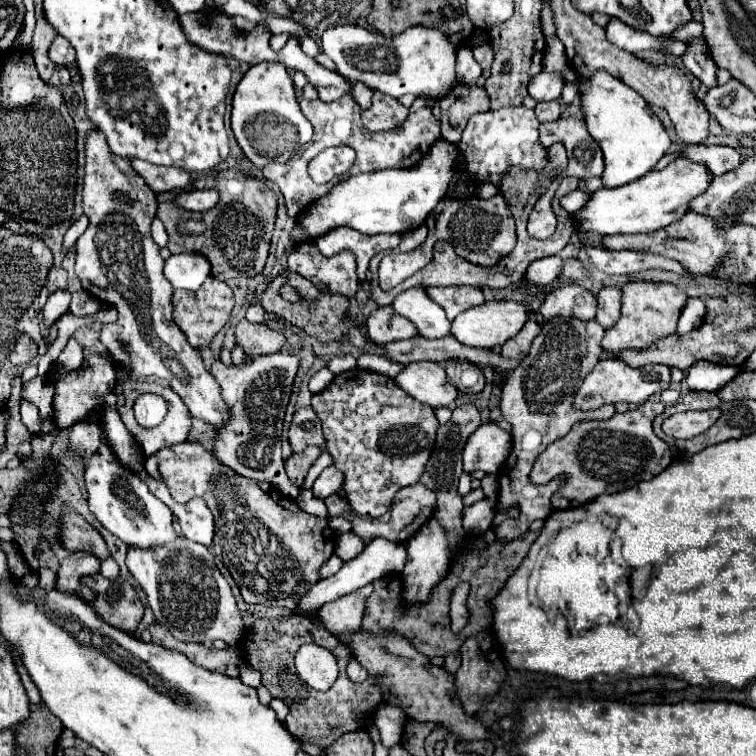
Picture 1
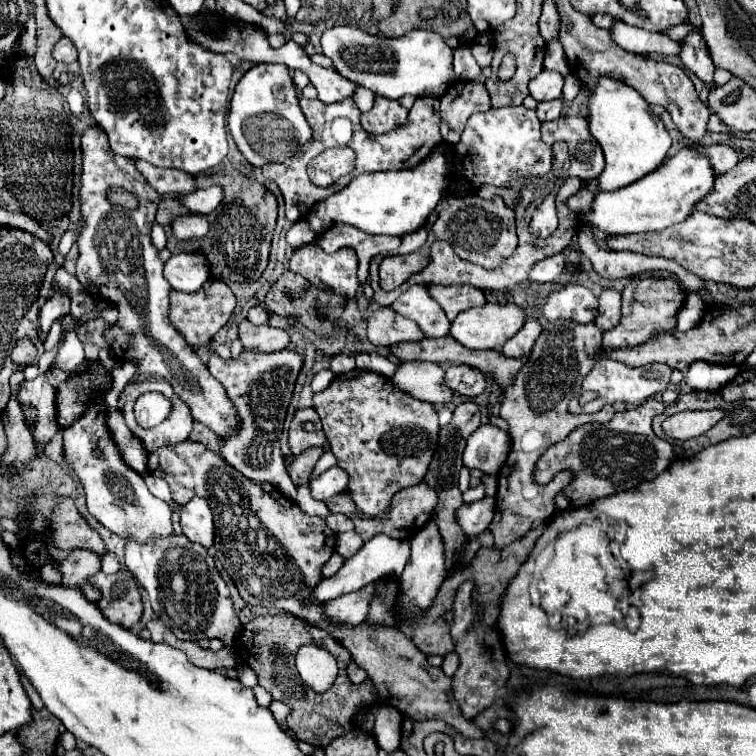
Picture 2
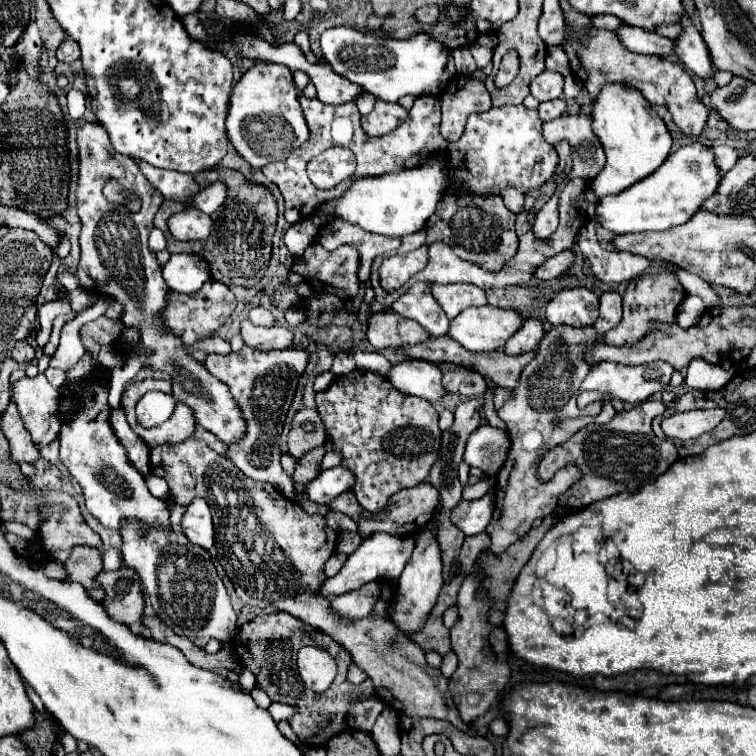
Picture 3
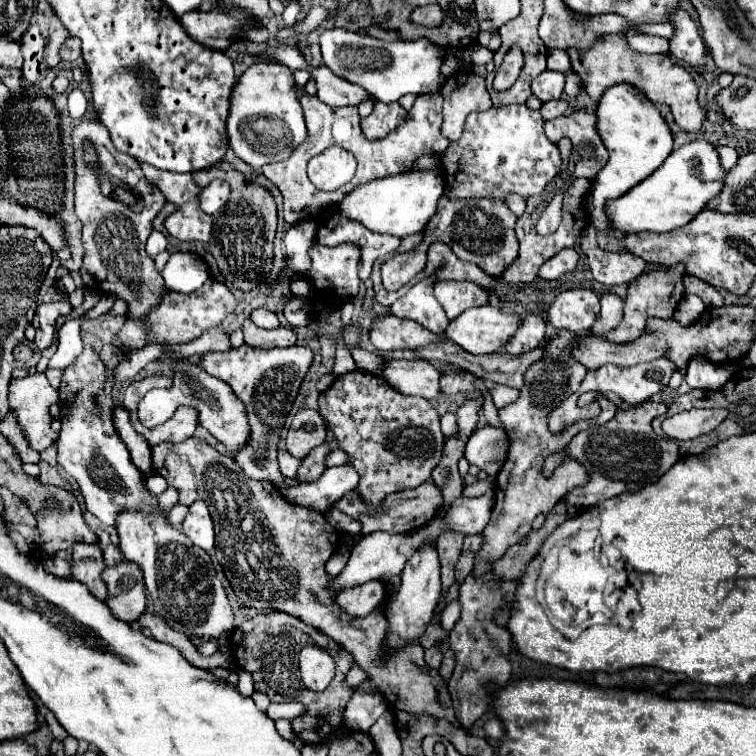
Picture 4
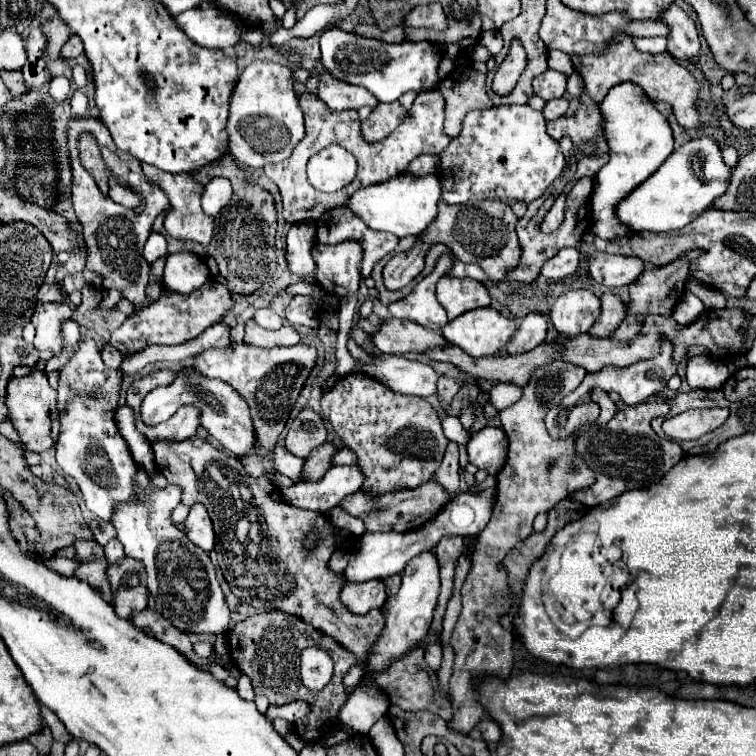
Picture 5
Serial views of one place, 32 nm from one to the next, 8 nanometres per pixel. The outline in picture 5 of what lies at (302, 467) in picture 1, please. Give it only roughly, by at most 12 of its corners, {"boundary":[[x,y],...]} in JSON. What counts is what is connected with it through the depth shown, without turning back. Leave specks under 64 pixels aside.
{"boundary":[[330,442],[312,450],[302,478],[320,480],[332,468],[338,448]]}

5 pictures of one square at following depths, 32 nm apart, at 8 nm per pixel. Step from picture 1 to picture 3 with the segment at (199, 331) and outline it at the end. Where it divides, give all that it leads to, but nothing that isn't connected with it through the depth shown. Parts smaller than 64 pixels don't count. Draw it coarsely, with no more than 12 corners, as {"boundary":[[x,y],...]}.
{"boundary":[[206,280],[194,294],[168,292],[164,328],[192,345],[236,308],[230,288]]}

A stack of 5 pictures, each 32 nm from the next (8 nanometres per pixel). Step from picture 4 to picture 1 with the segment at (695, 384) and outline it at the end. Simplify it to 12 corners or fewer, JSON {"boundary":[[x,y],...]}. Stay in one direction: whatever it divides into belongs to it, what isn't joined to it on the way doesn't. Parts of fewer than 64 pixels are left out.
{"boundary":[[694,364],[686,374],[690,390],[718,392],[740,370]]}

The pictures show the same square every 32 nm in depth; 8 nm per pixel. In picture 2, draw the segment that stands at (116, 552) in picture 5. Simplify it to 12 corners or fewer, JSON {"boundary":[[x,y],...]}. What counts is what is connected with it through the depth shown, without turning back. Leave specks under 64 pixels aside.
{"boundary":[[116,554],[102,556],[102,572],[114,574],[120,570]]}

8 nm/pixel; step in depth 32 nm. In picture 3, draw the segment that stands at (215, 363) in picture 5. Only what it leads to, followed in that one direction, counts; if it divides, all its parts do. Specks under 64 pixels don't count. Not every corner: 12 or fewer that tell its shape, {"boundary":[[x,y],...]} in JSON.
{"boundary":[[302,348],[208,354],[248,426],[228,458],[294,498],[278,438],[306,370]]}

